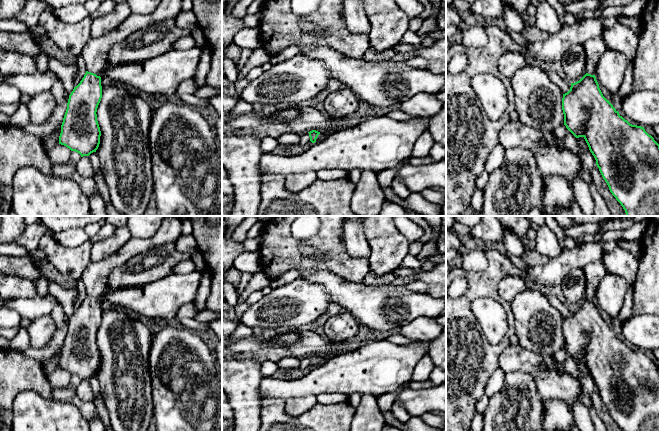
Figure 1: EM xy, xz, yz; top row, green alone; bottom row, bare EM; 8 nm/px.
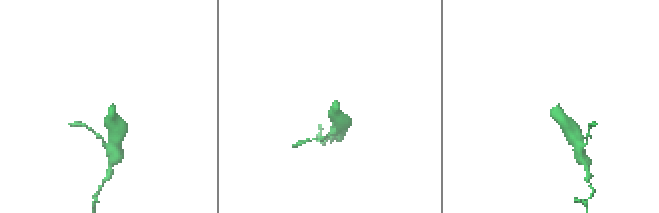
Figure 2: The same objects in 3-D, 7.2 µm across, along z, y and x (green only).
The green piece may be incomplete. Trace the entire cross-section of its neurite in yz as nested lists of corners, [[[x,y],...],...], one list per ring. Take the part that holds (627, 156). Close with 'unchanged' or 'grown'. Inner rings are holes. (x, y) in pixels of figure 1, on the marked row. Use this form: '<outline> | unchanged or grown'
[[[602,36],[587,40],[583,46],[586,53],[586,74],[579,81],[571,83],[570,90],[563,94],[564,125],[576,138],[585,139],[603,179],[625,210],[626,216],[659,216],[659,144],[644,127],[632,125],[625,120],[603,96],[595,77],[596,65],[607,49]]] | grown

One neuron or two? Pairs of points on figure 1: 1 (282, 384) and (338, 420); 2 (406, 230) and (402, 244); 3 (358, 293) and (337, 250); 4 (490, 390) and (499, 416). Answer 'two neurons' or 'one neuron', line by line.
1: two neurons
2: two neurons
3: two neurons
4: two neurons

